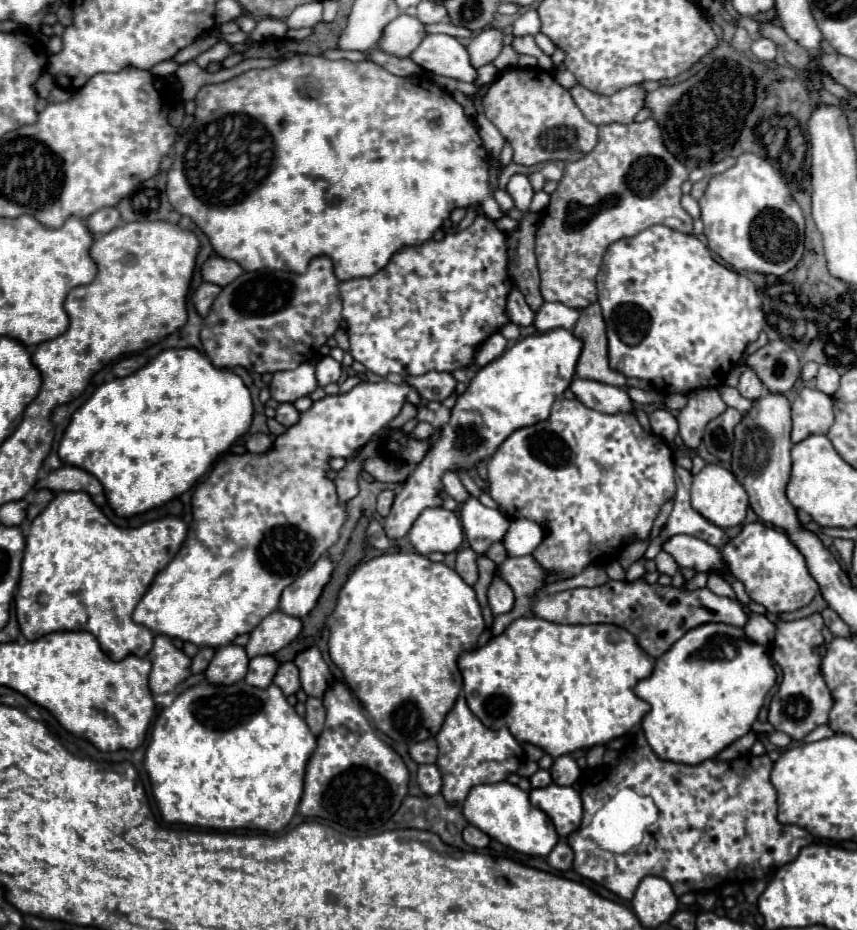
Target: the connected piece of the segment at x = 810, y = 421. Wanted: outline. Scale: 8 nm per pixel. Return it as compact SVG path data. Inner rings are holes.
M802 388L792 402L792 442L812 434L828 434L834 424L832 398L814 388Z

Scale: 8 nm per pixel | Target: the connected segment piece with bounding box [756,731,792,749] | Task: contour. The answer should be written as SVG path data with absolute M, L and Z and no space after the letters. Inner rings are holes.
M778 731L772 733L757 733L756 736L758 739L762 740L762 737L776 746L778 749L786 749L792 742L791 738Z

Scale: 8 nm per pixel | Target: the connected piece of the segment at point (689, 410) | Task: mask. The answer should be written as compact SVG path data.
M710 388L688 394L688 404L678 414L680 436L690 450L696 450L702 442L706 424L726 410L724 402L716 402L716 392Z

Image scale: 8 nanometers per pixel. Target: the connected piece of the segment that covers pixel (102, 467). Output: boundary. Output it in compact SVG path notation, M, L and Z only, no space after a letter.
M170 348L134 374L98 386L92 398L72 414L58 456L64 464L92 472L100 480L110 508L120 518L130 518L188 492L212 468L216 458L250 430L252 414L250 392L240 376L212 366L194 348Z

